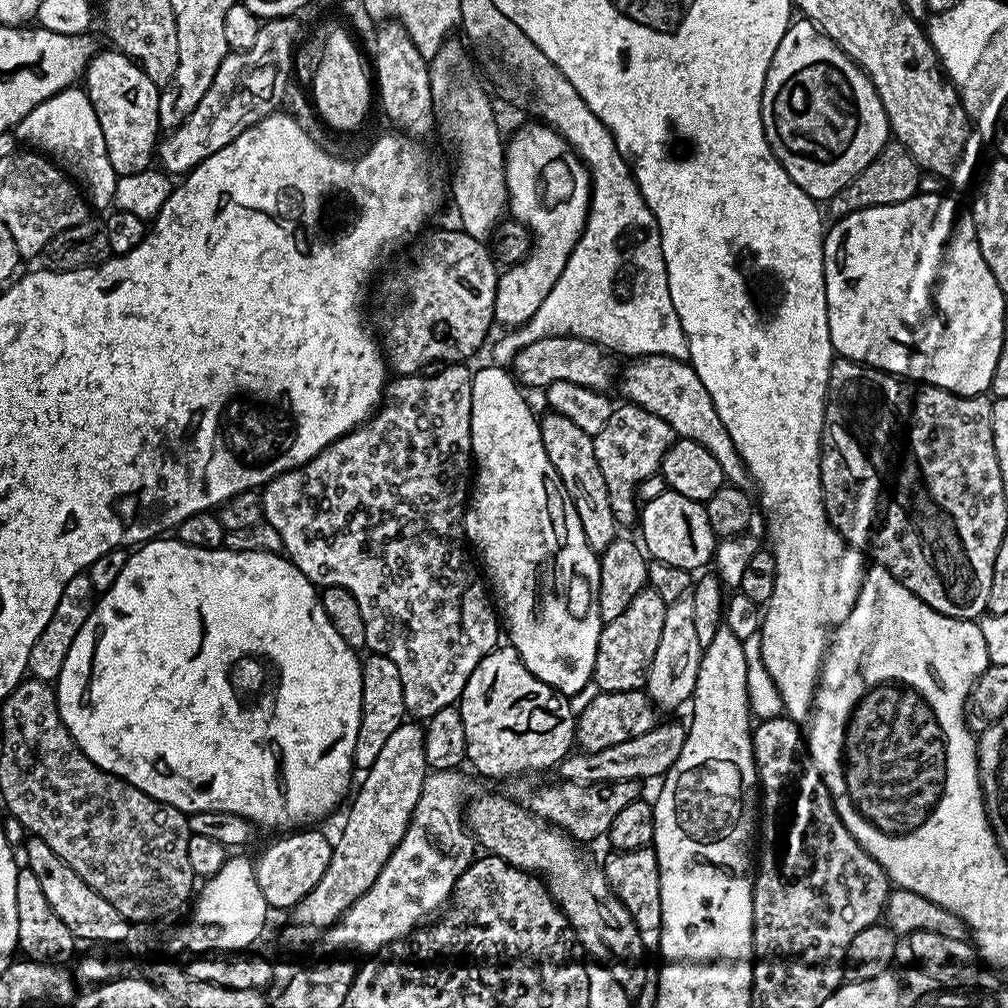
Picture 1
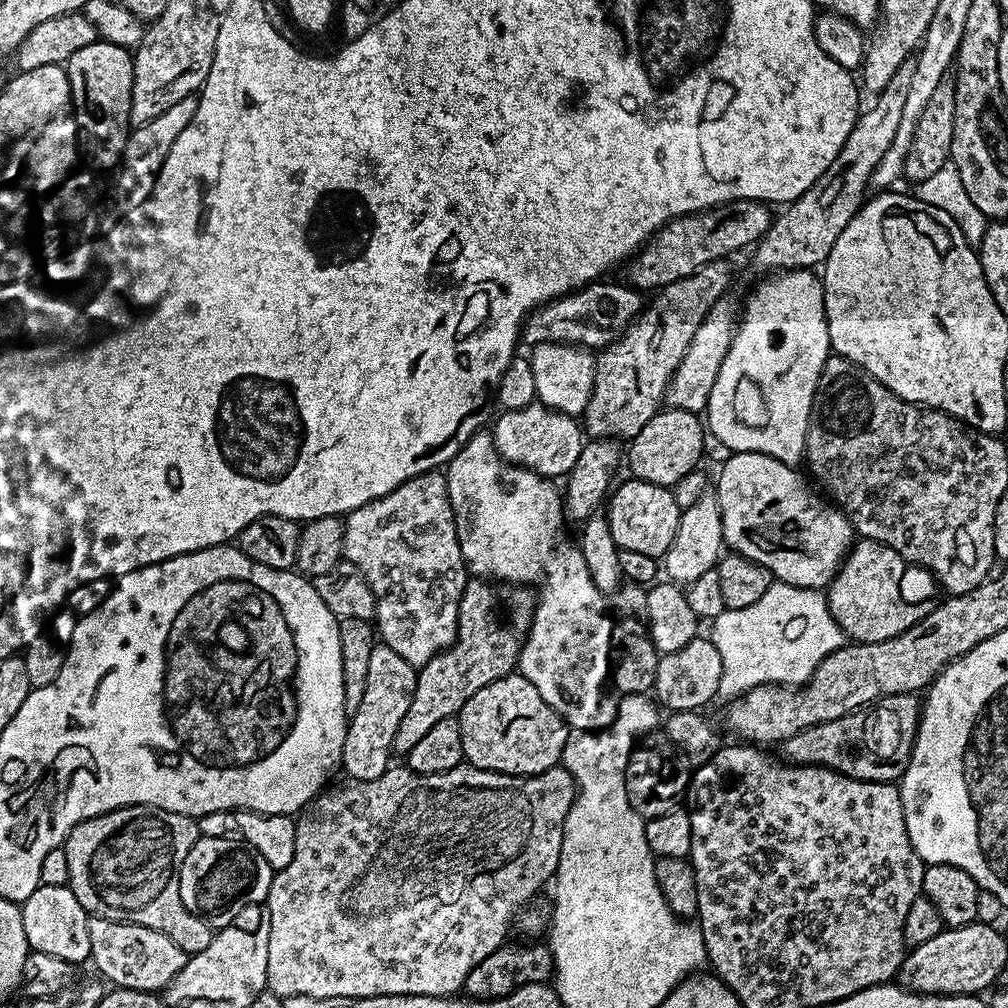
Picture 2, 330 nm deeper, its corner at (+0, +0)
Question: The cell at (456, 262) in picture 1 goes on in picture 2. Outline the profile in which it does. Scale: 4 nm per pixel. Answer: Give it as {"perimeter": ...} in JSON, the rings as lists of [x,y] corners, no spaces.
{"perimeter":[[[627,283],[587,284],[551,300],[548,304],[536,307],[522,329],[523,343],[528,346],[537,344],[575,344],[589,350],[599,350],[613,344],[627,330],[629,324],[644,311],[646,300],[639,291]]]}

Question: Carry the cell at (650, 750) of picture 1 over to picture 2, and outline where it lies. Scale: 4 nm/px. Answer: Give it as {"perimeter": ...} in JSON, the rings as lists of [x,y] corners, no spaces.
{"perimeter":[[[407,766],[389,767],[378,778],[373,780],[348,780],[337,788],[329,787],[321,791],[320,795],[299,813],[296,820],[296,833],[294,834],[294,858],[290,858],[290,866],[279,869],[273,875],[272,885],[268,891],[266,901],[266,911],[270,914],[270,951],[266,957],[266,978],[268,979],[267,991],[273,992],[281,998],[285,996],[309,996],[310,998],[354,998],[355,996],[450,996],[459,993],[463,989],[464,981],[468,979],[470,970],[482,962],[494,950],[498,950],[509,939],[508,927],[513,927],[518,913],[529,903],[528,900],[536,891],[540,884],[544,884],[553,879],[556,875],[556,867],[560,861],[560,851],[562,850],[562,838],[564,837],[564,823],[568,817],[568,811],[572,809],[572,804],[576,801],[576,779],[567,772],[564,767],[557,766],[546,770],[537,776],[507,776],[501,772],[483,772],[480,768],[471,766],[461,766],[443,772],[442,774],[430,774],[429,776],[419,776],[412,772]]]}

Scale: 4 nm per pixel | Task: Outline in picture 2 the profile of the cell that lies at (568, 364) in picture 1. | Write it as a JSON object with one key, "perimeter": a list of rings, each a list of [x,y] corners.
{"perimeter":[[[727,259],[714,260],[689,277],[670,282],[651,297],[653,300],[650,300],[644,311],[613,344],[599,349],[596,356],[594,390],[582,417],[583,431],[589,437],[617,442],[631,441],[632,437],[638,434],[638,430],[642,430],[642,426],[646,426],[646,422],[650,422],[650,418],[654,418],[654,414],[661,411],[667,384],[693,341],[698,326],[702,325],[710,306],[714,306],[714,302],[718,302],[718,298],[729,291],[728,275],[731,274],[732,268],[728,263]]]}

